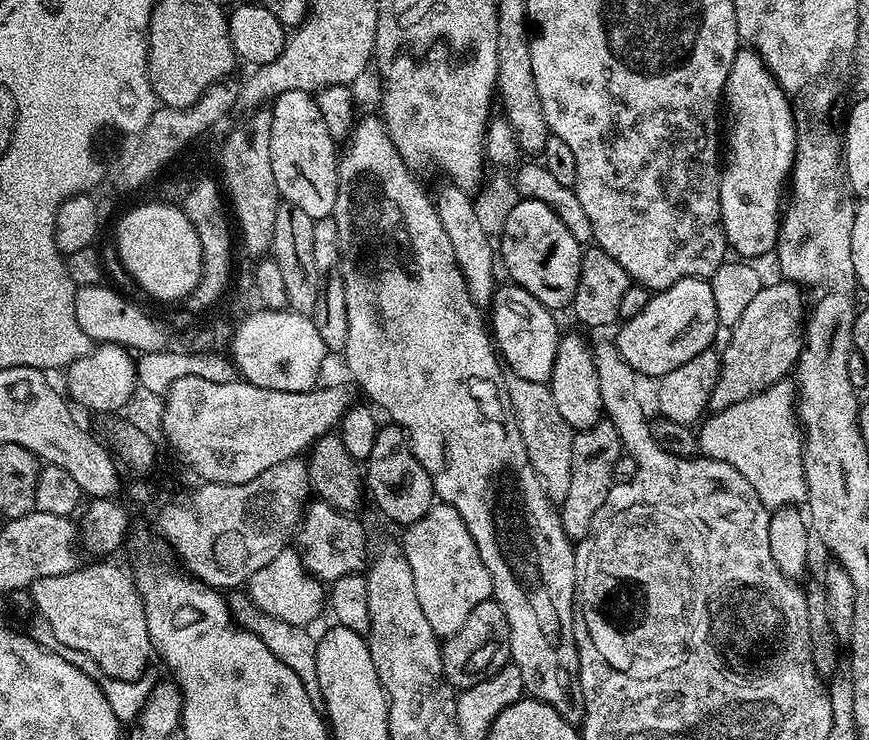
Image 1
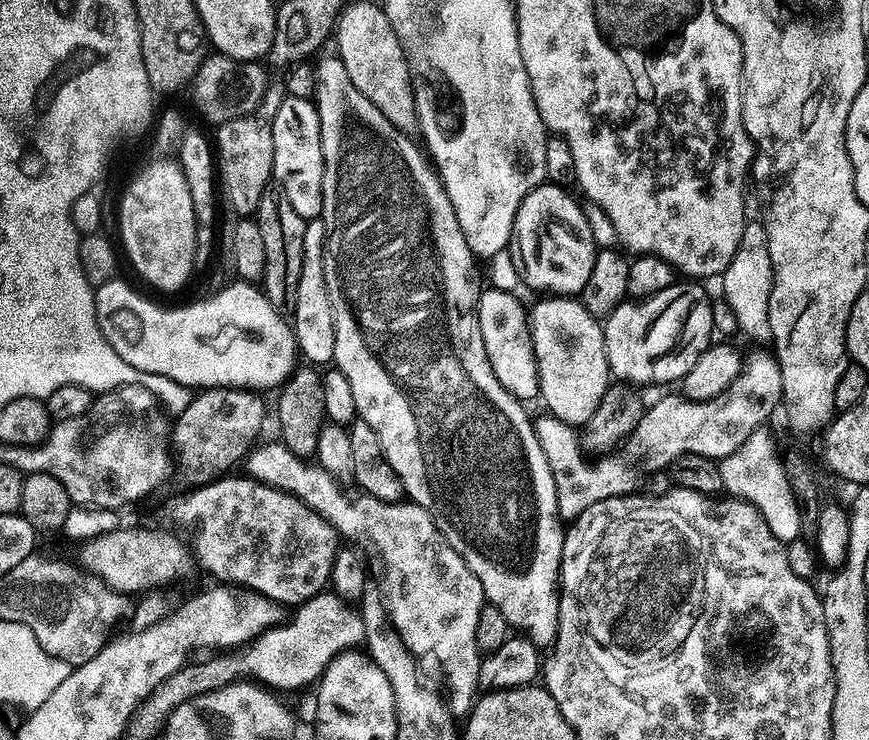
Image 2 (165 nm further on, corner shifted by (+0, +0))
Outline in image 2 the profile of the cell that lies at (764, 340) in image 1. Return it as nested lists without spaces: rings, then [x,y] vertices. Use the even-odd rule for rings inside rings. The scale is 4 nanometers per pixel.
[[[771,351],[752,352],[742,364],[738,378],[722,394],[709,400],[690,400],[683,394],[664,396],[656,405],[649,407],[638,426],[625,438],[619,448],[601,455],[591,464],[580,446],[577,429],[563,424],[557,416],[536,416],[536,437],[550,462],[554,474],[556,501],[560,519],[571,522],[590,506],[615,496],[630,496],[651,472],[660,472],[664,467],[675,465],[685,454],[689,457],[704,455],[717,462],[734,454],[756,428],[765,427],[772,411],[781,407],[782,370]]]

